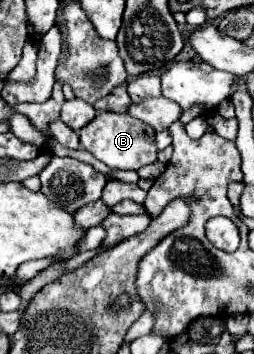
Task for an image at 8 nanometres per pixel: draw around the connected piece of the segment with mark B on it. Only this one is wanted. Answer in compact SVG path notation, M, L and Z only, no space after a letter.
M98 112L96 118L90 124L86 124L78 134L80 134L80 148L88 150L94 158L98 158L110 168L138 170L144 164L156 162L156 144L152 126L132 118L130 114Z

